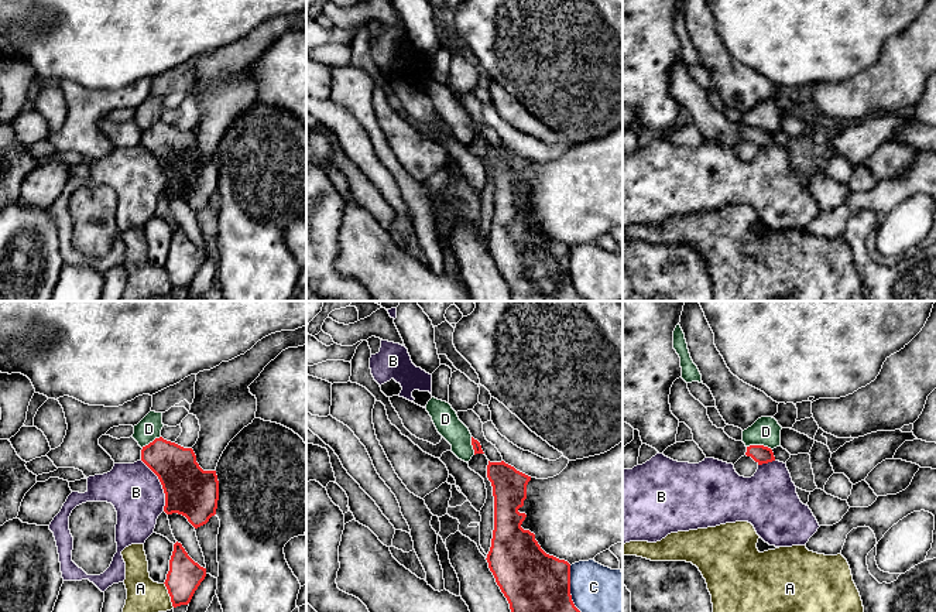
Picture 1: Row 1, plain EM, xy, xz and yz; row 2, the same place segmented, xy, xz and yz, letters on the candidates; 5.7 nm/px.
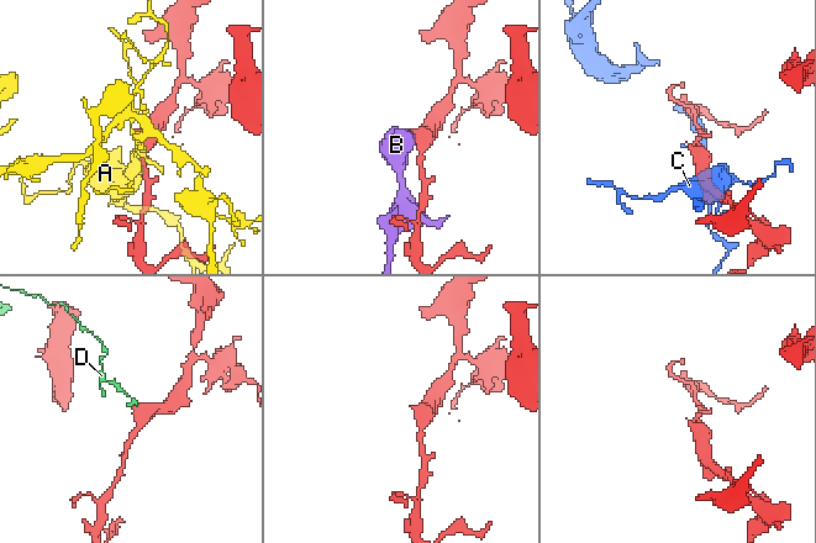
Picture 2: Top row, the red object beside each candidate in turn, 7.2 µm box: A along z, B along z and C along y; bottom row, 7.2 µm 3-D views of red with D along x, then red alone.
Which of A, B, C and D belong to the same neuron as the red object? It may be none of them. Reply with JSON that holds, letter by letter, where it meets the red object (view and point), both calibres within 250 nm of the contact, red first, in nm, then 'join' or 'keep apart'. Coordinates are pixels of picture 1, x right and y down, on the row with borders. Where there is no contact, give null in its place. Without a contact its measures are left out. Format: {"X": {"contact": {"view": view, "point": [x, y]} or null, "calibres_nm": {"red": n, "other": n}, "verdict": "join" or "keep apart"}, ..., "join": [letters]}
{"A": {"contact": {"view": "xy", "point": [170, 595]}, "calibres_nm": {"red": 190, "other": 190}, "verdict": "keep apart"}, "B": {"contact": {"view": "xy", "point": [161, 484]}, "calibres_nm": {"red": 280, "other": 300}, "verdict": "keep apart"}, "C": {"contact": {"view": "xz", "point": [569, 588]}, "calibres_nm": {"red": 360, "other": 280}, "verdict": "keep apart"}, "D": {"contact": {"view": "yz", "point": [760, 445]}, "calibres_nm": {"red": 100, "other": 160}, "verdict": "keep apart"}, "join": []}

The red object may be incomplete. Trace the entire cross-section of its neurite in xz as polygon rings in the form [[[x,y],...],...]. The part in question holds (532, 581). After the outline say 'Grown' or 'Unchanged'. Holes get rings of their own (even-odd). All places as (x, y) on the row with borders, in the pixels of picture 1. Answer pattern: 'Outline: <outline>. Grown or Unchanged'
Outline: [[[488,461],[487,478],[494,496],[494,530],[486,560],[511,612],[580,612],[570,595],[570,564],[546,554],[535,540],[535,534],[521,527],[527,514],[520,513],[518,509],[527,499],[527,485],[531,476],[504,461]]]. Unchanged

